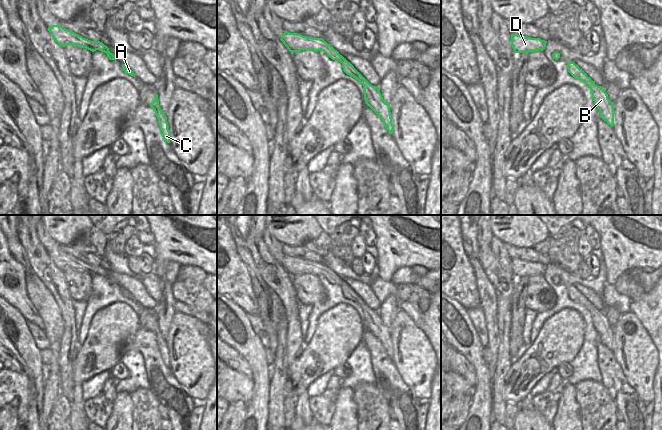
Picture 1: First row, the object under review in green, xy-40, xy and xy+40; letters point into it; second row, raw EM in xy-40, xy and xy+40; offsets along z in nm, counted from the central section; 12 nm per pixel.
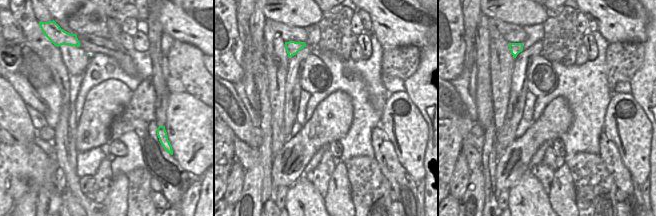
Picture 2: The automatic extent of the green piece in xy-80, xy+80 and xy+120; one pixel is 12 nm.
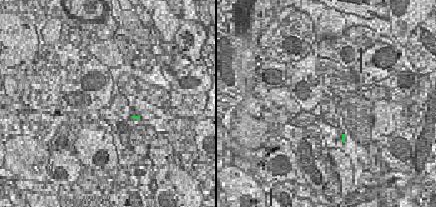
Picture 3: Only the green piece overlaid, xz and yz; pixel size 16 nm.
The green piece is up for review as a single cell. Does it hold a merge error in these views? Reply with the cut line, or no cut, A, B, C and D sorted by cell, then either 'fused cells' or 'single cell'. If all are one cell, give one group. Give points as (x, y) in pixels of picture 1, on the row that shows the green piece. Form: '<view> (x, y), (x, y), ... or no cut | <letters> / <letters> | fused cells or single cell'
no cut | A B C D | single cell

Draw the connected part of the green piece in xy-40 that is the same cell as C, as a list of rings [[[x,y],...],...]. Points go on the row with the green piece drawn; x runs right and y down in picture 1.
[[[155,94],[155,100],[150,103],[150,107],[154,110],[154,112],[156,114],[164,140],[167,143],[170,143],[170,131],[168,129],[167,117],[160,108],[157,94]]]

